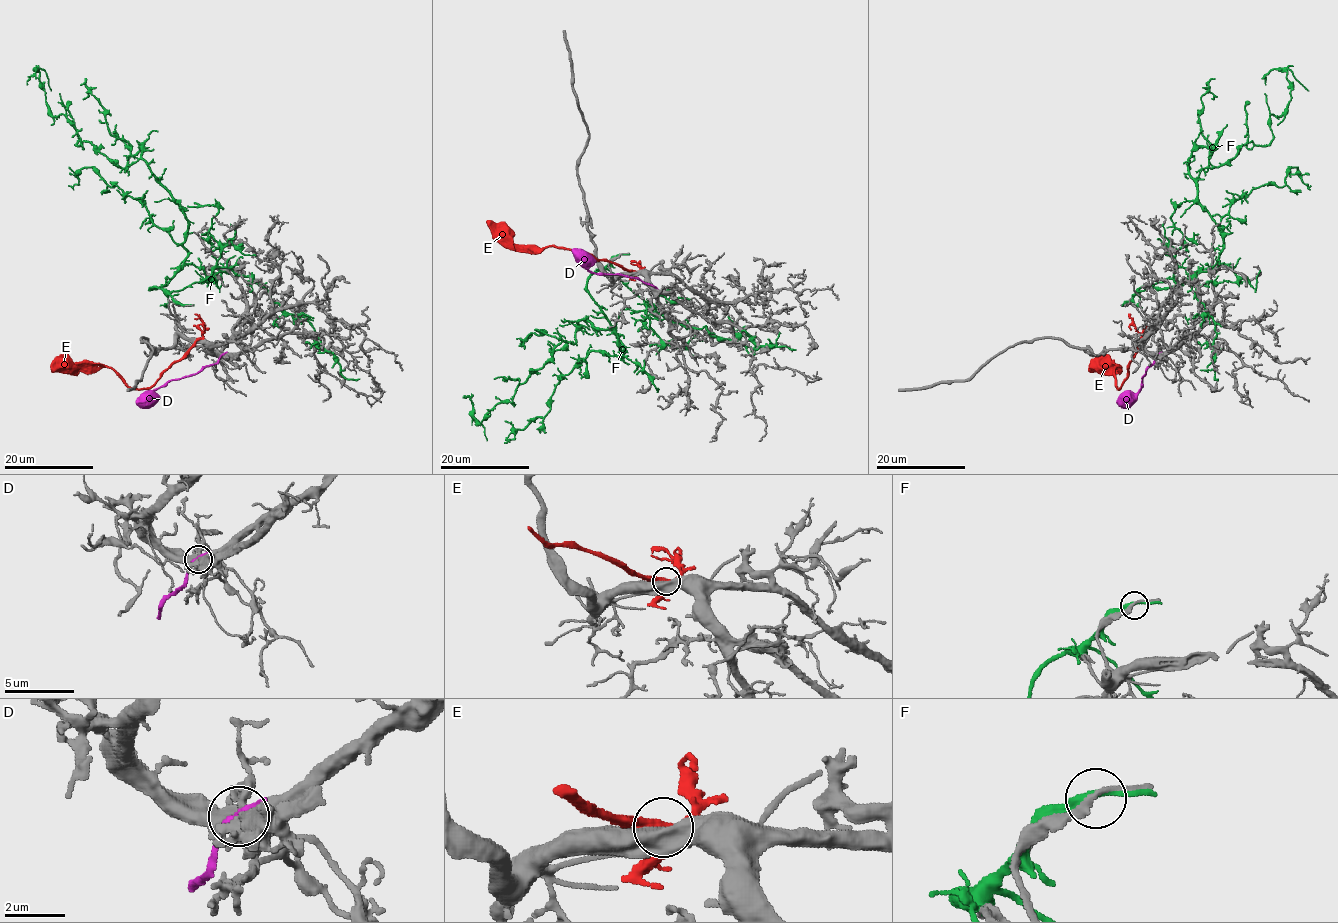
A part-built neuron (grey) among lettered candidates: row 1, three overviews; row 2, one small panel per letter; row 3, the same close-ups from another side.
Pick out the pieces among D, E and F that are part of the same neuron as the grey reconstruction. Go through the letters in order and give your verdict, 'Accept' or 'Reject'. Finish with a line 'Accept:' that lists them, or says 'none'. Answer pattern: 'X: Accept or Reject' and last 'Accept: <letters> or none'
D: Reject
E: Accept
F: Reject
Accept: E

